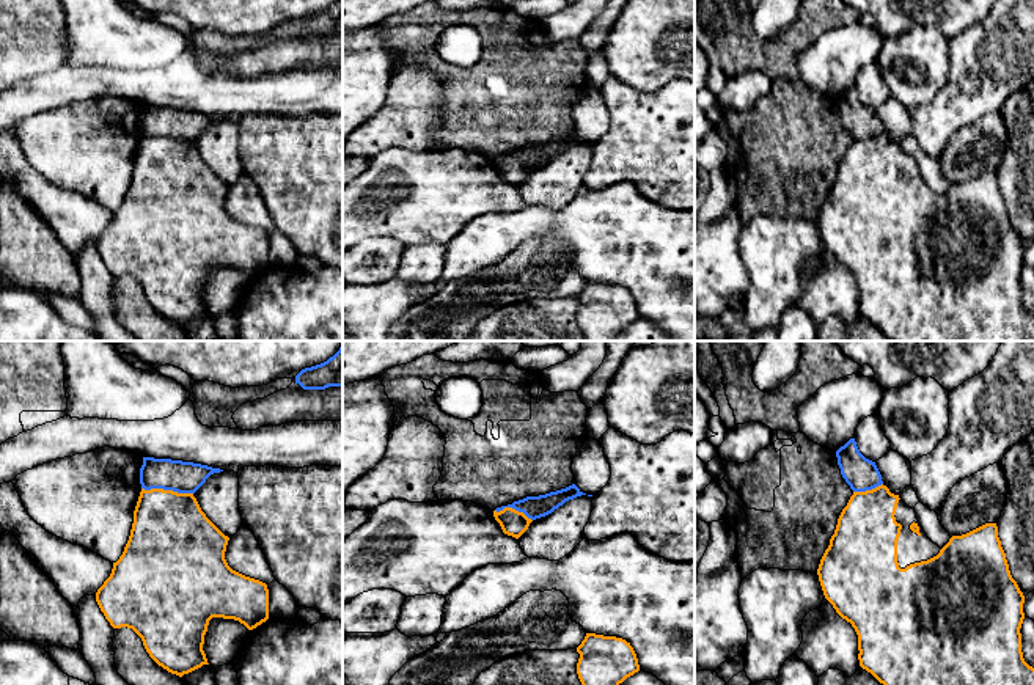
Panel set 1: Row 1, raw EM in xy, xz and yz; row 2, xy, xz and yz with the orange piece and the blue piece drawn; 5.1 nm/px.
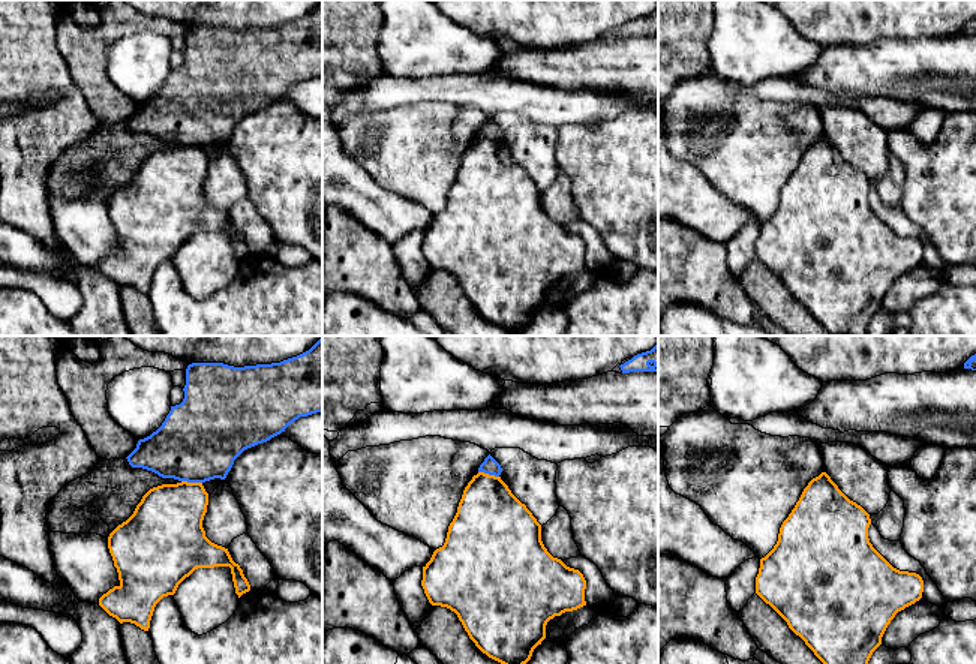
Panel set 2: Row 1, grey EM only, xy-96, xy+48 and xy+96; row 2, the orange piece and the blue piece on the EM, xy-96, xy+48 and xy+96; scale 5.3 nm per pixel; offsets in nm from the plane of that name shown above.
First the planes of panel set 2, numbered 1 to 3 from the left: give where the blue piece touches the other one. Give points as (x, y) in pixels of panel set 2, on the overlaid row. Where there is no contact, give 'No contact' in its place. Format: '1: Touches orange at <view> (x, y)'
1: Touches orange at xy-96 (192, 483)
2: Touches orange at xy+48 (488, 474)
3: No contact

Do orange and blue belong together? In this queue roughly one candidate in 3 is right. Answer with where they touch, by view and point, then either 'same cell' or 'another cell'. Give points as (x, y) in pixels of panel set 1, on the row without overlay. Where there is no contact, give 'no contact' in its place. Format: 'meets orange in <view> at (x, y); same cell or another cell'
meets orange in xy at (167, 139); another cell

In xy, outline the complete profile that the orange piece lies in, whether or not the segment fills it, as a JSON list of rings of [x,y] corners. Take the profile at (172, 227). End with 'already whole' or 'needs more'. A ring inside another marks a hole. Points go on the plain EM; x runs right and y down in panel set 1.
[[[141,137],[129,189],[110,225],[96,240],[96,250],[113,277],[132,277],[143,289],[149,305],[163,317],[182,325],[203,313],[209,313],[203,299],[204,283],[212,266],[234,267],[248,278],[269,267],[267,233],[233,218],[225,200],[225,184],[201,159],[193,141],[163,137]]] | already whole

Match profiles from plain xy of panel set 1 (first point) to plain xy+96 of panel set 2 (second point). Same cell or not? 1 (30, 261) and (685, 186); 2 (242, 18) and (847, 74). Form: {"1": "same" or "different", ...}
{"1": "different", "2": "different"}

